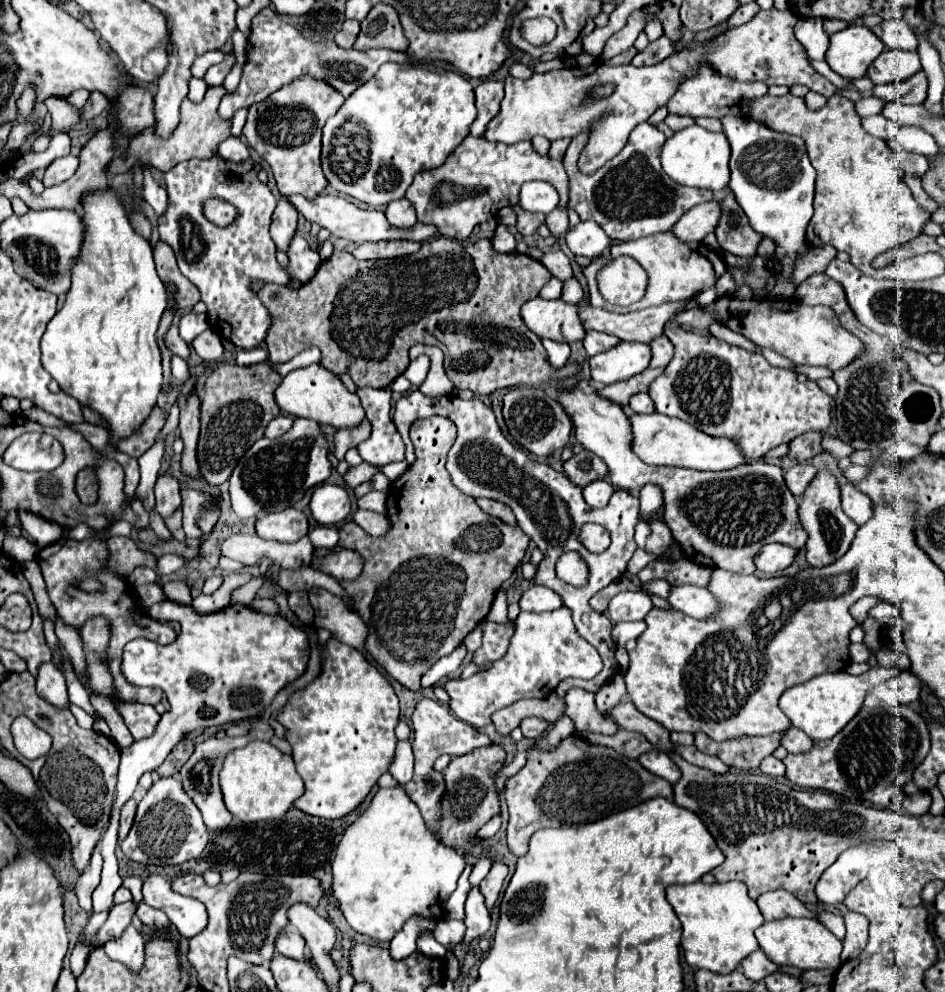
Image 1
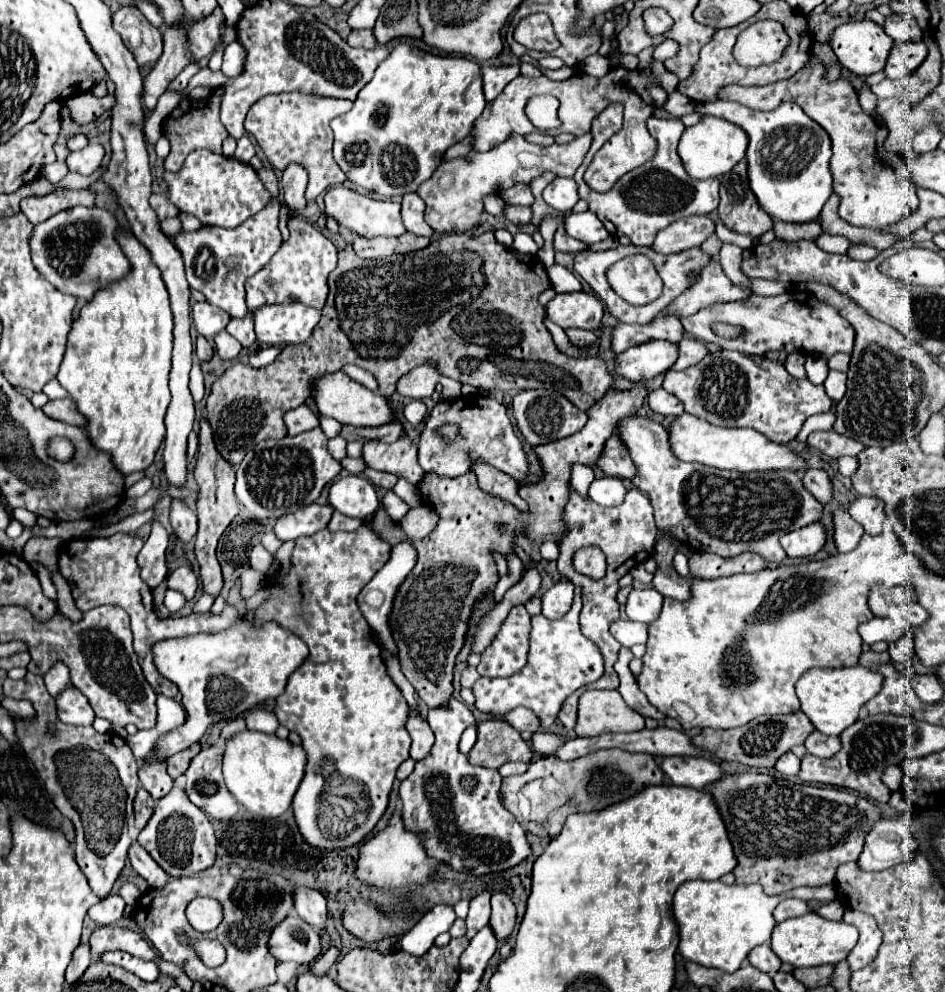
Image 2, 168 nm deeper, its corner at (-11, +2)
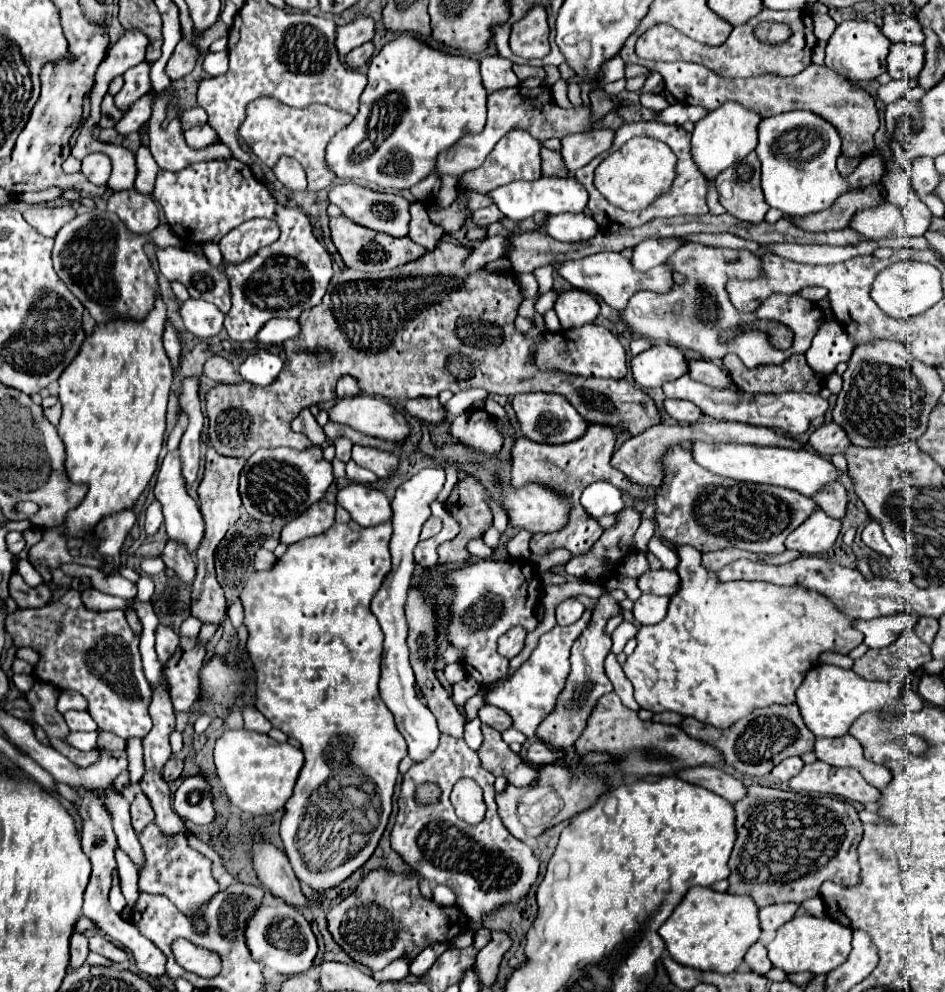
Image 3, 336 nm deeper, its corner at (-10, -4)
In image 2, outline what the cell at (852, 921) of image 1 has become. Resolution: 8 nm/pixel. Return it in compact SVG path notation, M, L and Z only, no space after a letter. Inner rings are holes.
M847 909L843 915L843 921L851 923L859 929L859 941L847 957L851 969L857 971L875 959L877 949L881 945L881 931L877 929L875 917L871 917L869 913L855 911L855 909Z

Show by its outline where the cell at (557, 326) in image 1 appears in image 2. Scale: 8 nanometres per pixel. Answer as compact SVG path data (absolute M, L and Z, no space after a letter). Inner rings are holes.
M561 293L555 295L545 307L547 317L557 323L559 327L577 327L595 331L601 327L603 317L603 303L589 293Z

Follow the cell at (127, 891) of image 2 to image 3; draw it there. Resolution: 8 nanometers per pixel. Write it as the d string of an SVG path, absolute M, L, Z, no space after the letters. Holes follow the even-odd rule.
M114 885L114 887L110 889L110 907L112 907L116 913L120 913L120 911L124 909L124 905L126 905L126 899L124 899L124 895L122 895L122 891L120 891L120 885Z

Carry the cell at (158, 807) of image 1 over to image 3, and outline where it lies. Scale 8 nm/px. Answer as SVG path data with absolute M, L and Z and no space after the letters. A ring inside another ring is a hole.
M150 823L138 837L144 851L144 867L138 873L138 891L140 893L156 893L166 895L182 915L186 915L196 933L206 931L206 921L200 915L200 909L220 891L218 883L212 877L212 861L202 853L186 847L186 839L166 839L154 823Z

